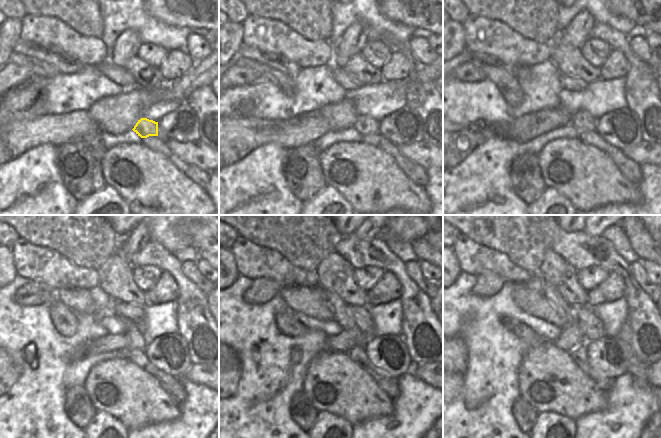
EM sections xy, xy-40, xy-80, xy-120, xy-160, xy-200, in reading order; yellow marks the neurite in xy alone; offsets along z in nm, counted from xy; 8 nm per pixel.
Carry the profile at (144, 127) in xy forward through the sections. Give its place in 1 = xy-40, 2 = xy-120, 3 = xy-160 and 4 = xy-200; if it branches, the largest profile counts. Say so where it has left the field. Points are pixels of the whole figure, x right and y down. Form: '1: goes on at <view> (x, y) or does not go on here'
1: goes on at xy-40 (365, 125)
2: goes on at xy-120 (135, 340)
3: goes on at xy-160 (339, 309)
4: goes on at xy-200 (563, 309)

